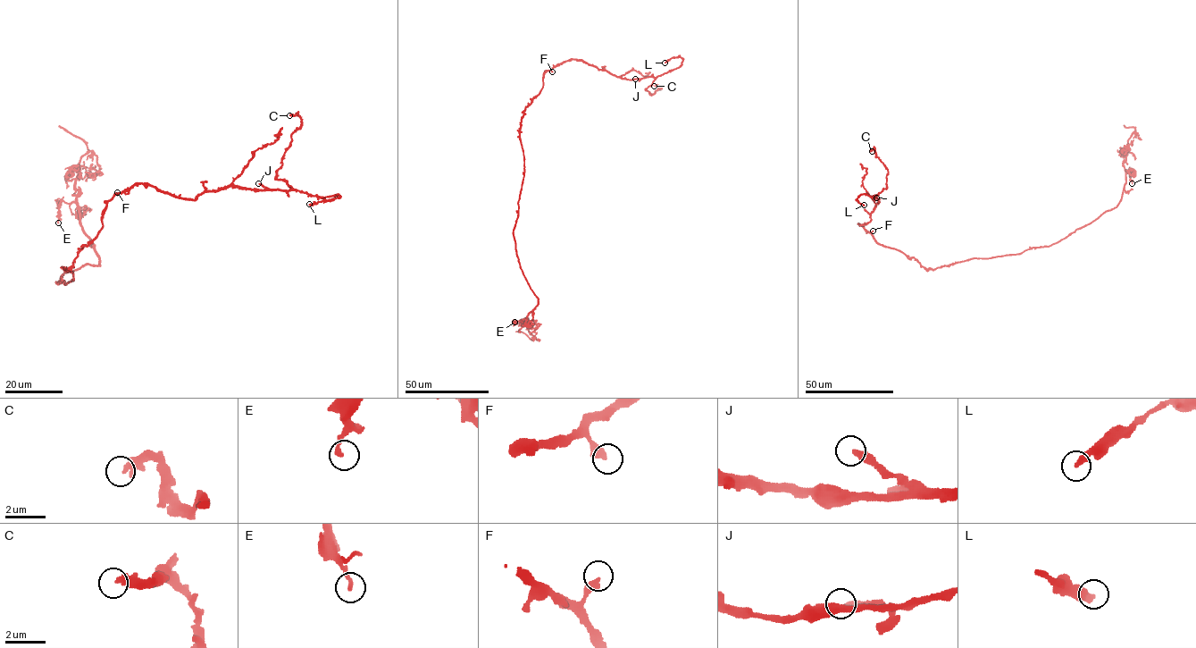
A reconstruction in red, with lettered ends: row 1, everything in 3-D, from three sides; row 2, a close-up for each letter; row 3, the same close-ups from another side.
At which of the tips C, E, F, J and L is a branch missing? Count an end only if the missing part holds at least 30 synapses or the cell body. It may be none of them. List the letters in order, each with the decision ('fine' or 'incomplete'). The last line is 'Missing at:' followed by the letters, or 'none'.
C: fine
E: fine
F: fine
J: fine
L: fine
Missing at: none

